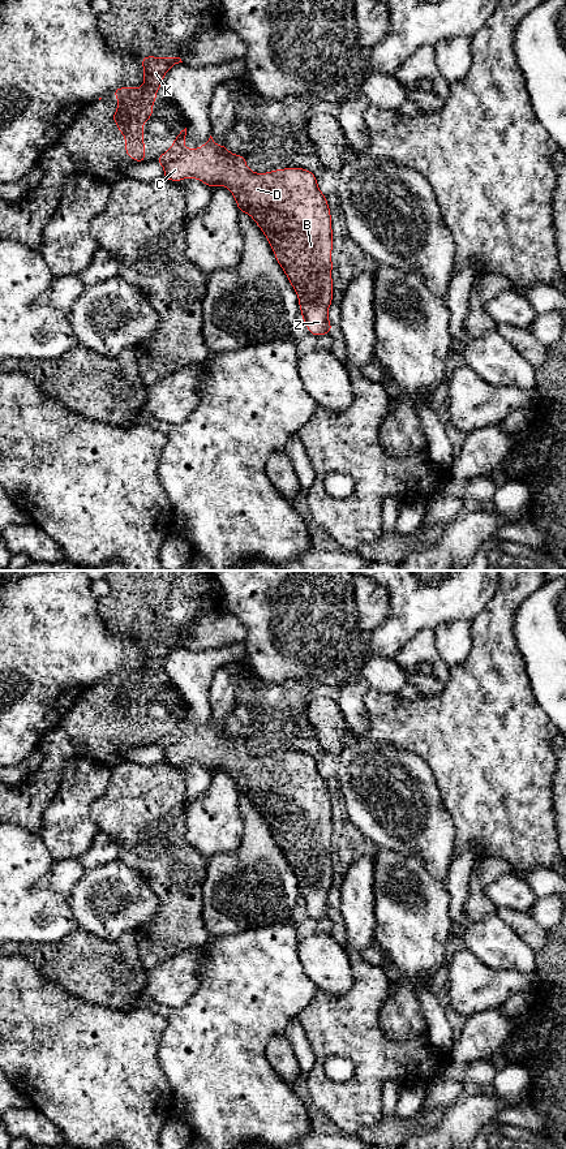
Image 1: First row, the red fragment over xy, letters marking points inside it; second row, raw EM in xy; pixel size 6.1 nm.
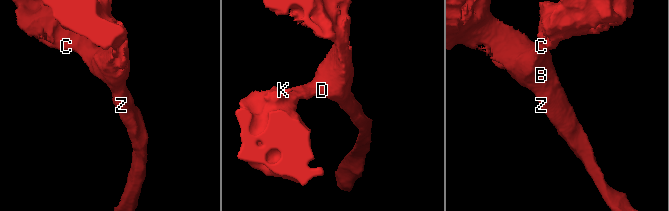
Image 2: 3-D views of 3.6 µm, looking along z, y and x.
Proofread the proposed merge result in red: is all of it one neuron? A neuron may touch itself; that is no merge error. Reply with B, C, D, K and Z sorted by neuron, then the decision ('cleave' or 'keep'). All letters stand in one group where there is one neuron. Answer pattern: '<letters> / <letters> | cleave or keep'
B C D K Z | keep

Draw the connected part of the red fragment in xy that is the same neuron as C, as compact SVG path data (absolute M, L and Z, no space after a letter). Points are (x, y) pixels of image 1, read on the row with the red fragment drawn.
M186 128L175 138L171 149L160 154L163 177L181 181L192 177L209 188L223 185L231 190L239 211L249 214L265 233L274 255L286 272L299 297L301 318L313 336L330 333L333 330L327 311L333 301L331 214L326 197L318 189L316 175L305 168L275 169L266 173L252 172L244 155L231 154L226 145L218 146L213 137L200 149L184 149Z

